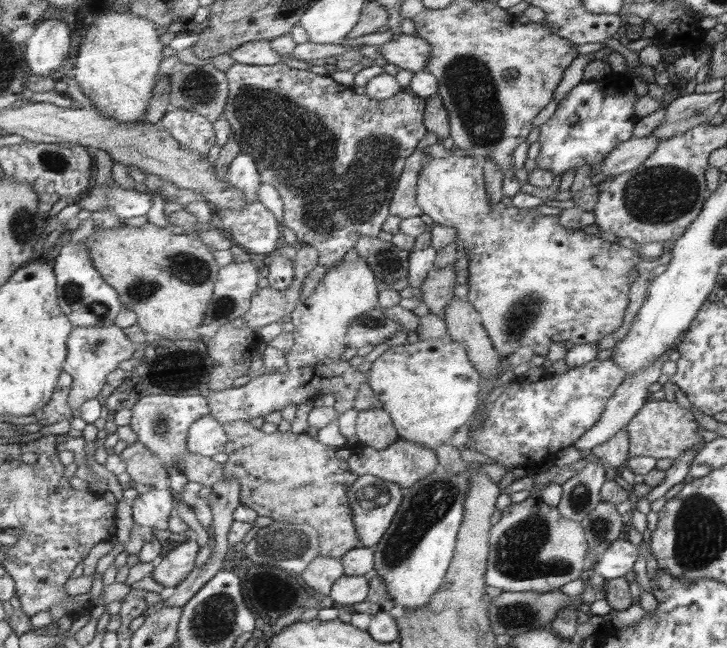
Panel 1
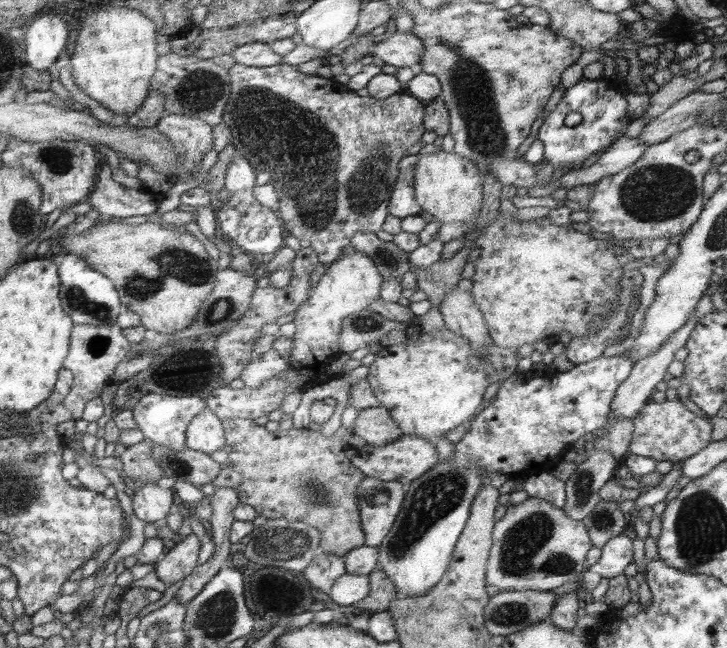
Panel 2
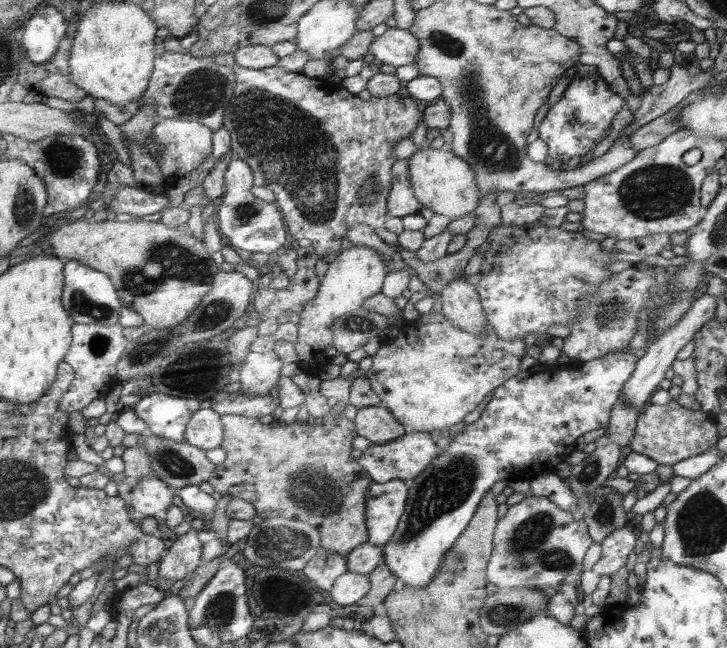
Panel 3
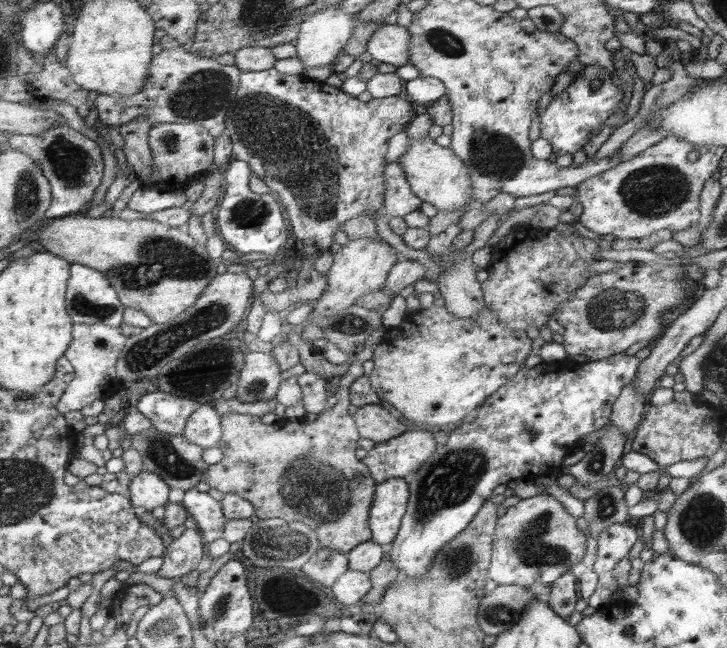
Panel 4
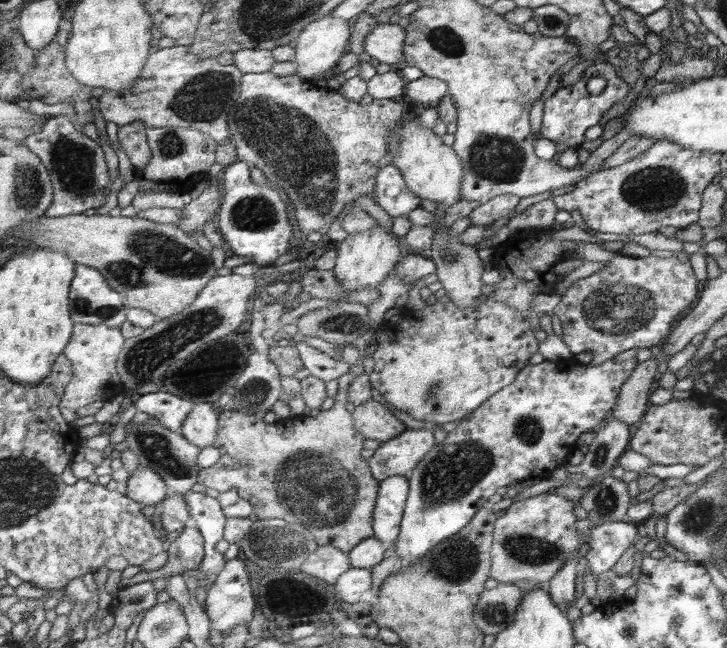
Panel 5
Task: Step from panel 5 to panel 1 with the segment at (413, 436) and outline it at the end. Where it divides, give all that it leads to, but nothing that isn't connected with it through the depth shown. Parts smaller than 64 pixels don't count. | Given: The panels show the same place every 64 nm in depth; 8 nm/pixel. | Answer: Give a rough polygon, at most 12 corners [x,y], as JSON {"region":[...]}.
{"region":[[401,438],[388,448],[358,445],[356,475],[410,488],[440,466],[434,449]]}

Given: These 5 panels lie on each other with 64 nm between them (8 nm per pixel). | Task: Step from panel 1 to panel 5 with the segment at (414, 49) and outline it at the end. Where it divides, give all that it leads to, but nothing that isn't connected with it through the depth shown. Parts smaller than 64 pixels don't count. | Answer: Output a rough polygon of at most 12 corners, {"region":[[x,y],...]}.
{"region":[[381,23],[364,50],[384,64],[405,59],[406,30]]}

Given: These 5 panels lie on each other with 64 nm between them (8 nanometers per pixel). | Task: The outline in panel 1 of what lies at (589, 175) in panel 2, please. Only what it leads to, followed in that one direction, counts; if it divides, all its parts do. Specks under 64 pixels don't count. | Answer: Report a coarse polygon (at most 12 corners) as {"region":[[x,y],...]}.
{"region":[[632,138],[595,167],[614,177],[641,167],[662,139]]}

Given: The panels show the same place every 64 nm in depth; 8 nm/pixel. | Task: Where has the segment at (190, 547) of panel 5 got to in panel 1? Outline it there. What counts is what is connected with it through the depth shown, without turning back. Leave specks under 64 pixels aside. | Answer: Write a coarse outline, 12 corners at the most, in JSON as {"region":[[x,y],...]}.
{"region":[[185,538],[156,561],[151,575],[165,586],[182,583],[200,550]]}

